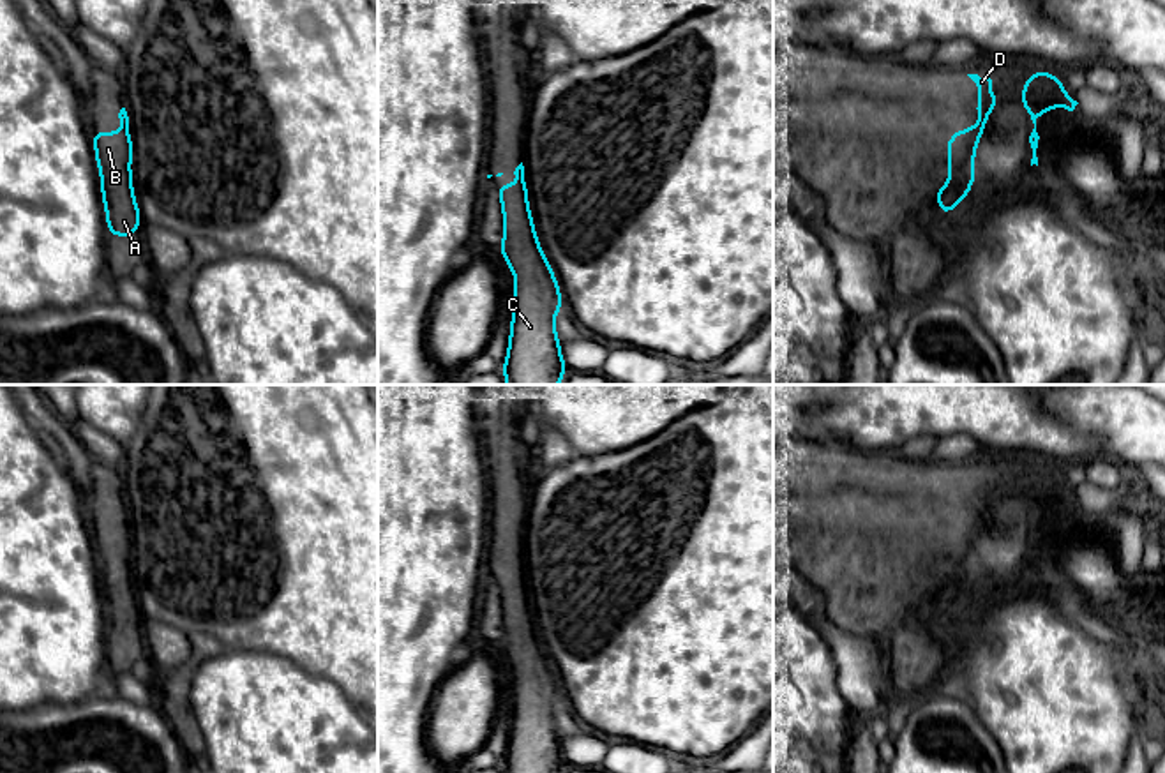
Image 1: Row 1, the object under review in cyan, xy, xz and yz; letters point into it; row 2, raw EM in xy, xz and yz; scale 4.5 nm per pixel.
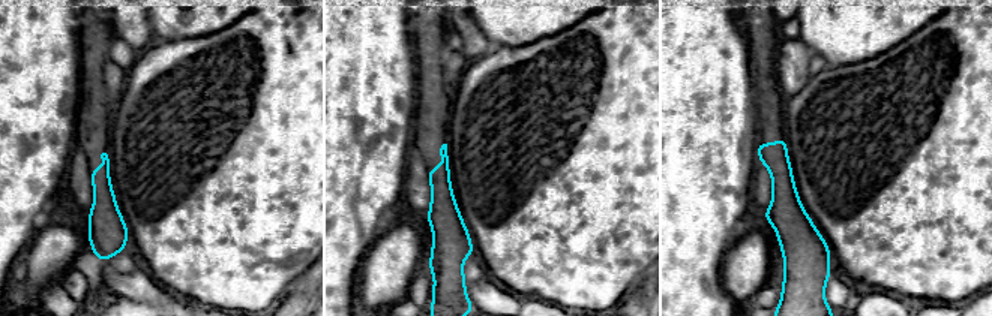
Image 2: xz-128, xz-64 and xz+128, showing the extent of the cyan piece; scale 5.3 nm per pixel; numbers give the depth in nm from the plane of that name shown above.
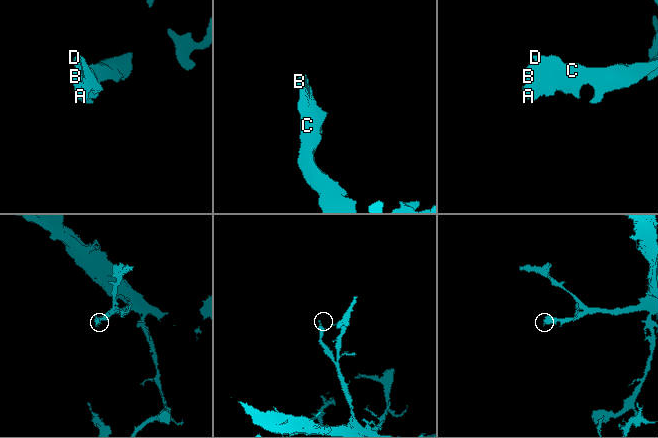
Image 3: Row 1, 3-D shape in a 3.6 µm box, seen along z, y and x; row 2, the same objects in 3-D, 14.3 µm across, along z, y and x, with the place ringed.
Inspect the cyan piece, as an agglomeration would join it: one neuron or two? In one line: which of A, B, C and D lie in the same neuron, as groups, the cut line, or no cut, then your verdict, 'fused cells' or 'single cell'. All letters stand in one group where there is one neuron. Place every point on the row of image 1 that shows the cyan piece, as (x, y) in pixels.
groups A B C D; cut none; single cell

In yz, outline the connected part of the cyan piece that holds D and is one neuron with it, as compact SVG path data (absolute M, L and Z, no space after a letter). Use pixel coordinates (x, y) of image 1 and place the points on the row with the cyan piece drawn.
M978 74L967 76L976 83L981 95L981 99L974 106L981 122L971 125L966 132L957 129L946 143L950 161L944 171L950 175L951 182L948 185L941 185L936 192L943 215L948 215L951 208L962 203L971 191L973 180L976 176L974 150L980 143L981 132L988 127L990 109L1001 101L1001 94L997 94L996 97L990 95L990 78L980 78Z

